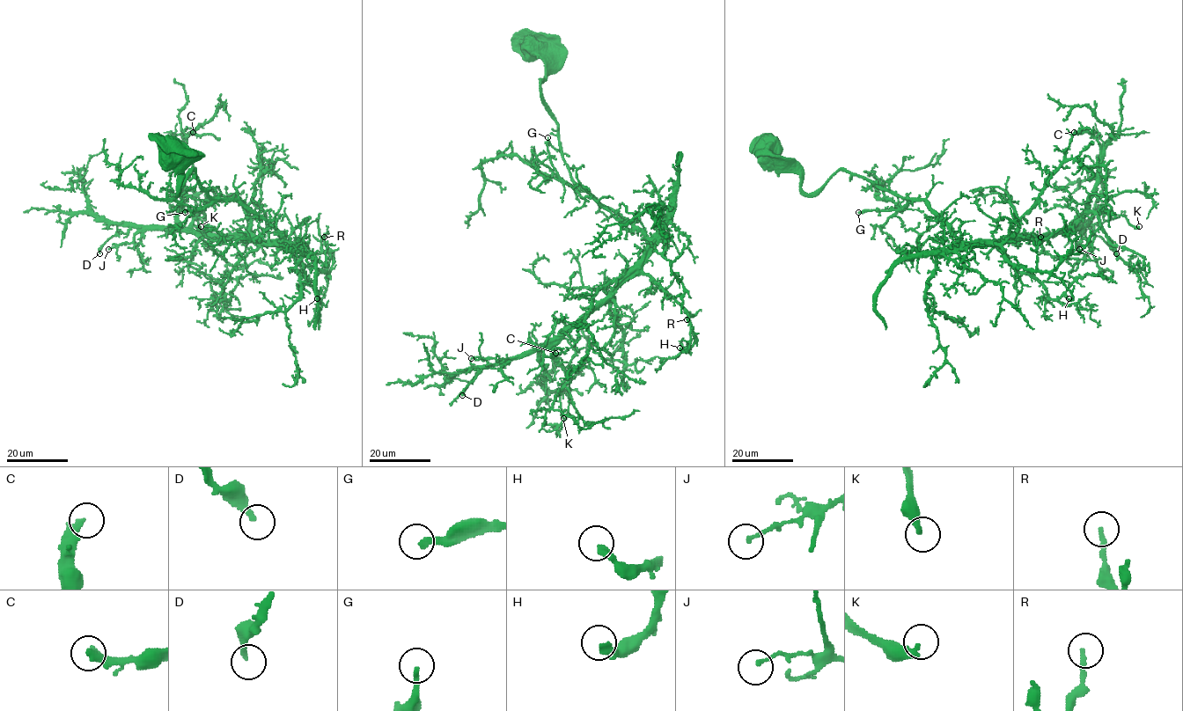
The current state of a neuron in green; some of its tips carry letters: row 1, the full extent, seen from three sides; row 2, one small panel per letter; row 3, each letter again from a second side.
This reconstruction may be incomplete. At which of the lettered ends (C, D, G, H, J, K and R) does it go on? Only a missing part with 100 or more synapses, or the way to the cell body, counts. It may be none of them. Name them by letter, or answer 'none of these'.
C

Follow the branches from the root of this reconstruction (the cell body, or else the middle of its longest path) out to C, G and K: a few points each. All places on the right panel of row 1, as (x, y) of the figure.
C: (772, 150), (808, 194), (849, 172), (1001, 242), (1087, 205), (1100, 148), (1074, 132)
G: (772, 150), (782, 168), (800, 174), (801, 188), (808, 194), (843, 170), (907, 200), (898, 210), (858, 212)
K: (772, 150), (808, 194), (849, 172), (922, 199), (968, 242), (1047, 238), (1098, 211), (1139, 226)

